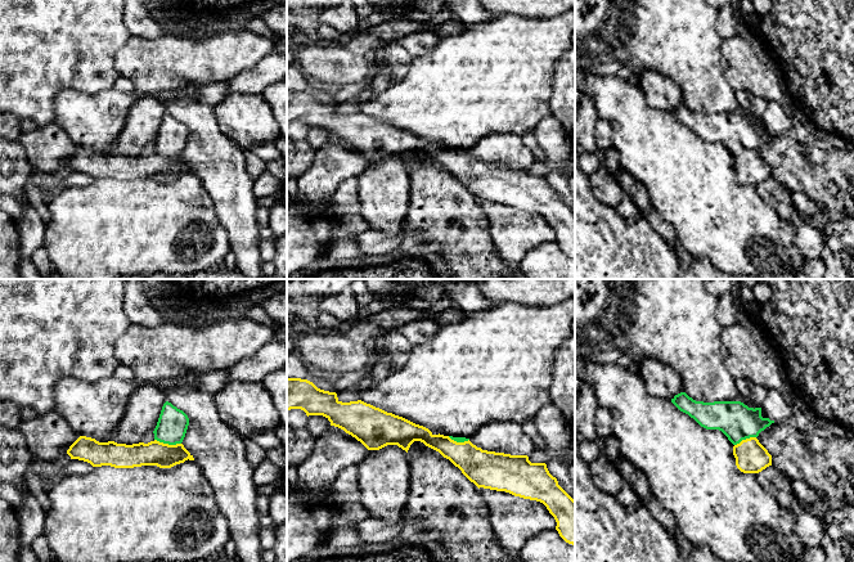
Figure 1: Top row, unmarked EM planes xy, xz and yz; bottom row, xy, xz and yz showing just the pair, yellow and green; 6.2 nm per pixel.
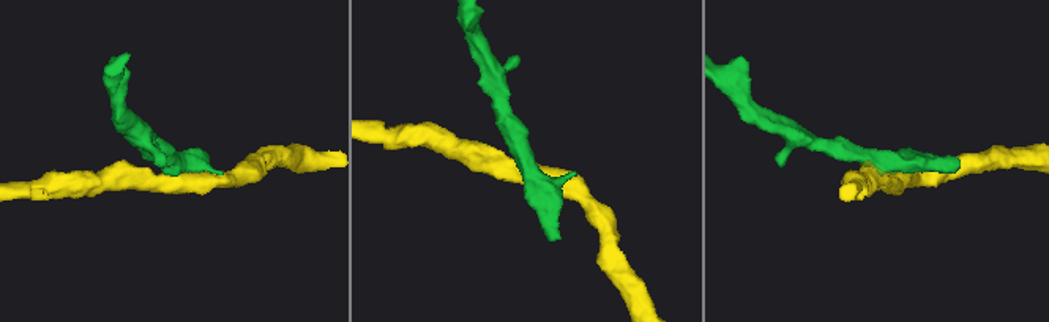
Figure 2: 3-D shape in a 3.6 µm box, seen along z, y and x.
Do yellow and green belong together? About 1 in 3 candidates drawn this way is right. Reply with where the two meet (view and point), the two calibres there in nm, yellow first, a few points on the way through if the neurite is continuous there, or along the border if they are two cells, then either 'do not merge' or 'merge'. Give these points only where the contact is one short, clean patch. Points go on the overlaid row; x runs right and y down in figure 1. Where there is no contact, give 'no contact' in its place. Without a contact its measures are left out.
xy (167, 444) | 160/190 nm | do not merge

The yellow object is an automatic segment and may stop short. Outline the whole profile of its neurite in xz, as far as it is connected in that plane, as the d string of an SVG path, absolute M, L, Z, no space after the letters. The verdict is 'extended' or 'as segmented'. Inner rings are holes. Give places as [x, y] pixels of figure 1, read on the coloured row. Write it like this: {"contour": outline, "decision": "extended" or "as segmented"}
{"contour": "M287 378L287 412L301 409L306 415L323 415L368 450L397 445L408 453L414 441L439 451L478 489L505 491L543 503L554 517L559 536L575 545L575 500L558 485L545 463L531 463L527 455L482 450L469 440L457 442L433 435L428 428L387 413L361 400L342 403L336 392L318 388L301 378Z", "decision": "as segmented"}

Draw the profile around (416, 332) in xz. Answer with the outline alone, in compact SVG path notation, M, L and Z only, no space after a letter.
M433 320L410 322L397 327L400 332L413 346L426 342L431 336L440 331L441 325Z

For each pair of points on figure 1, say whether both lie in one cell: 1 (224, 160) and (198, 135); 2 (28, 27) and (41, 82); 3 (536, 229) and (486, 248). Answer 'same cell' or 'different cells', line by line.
1: same cell
2: same cell
3: different cells

